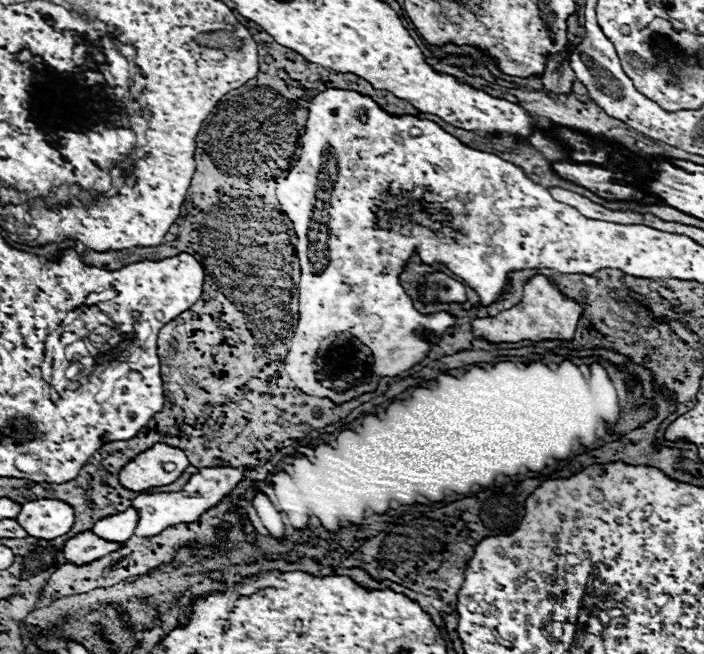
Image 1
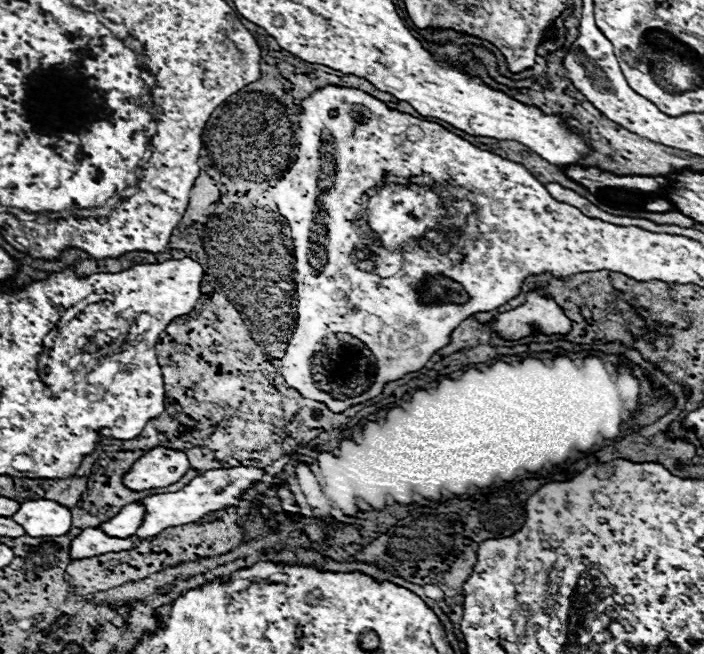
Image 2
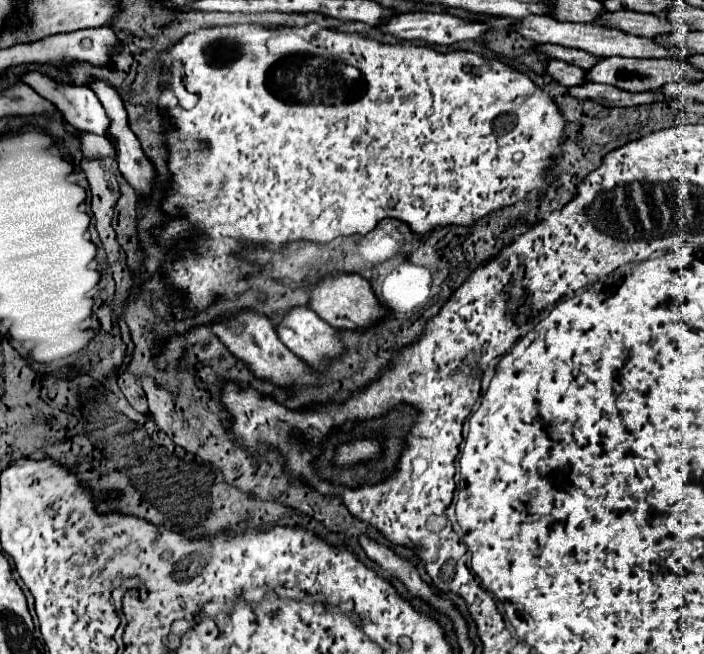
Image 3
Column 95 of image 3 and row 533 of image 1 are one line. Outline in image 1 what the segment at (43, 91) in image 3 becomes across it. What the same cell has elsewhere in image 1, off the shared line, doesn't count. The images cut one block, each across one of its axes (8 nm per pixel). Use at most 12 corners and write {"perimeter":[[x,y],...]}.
{"perimeter":[[134,508],[102,518],[92,532],[108,542],[132,538],[138,514]]}

